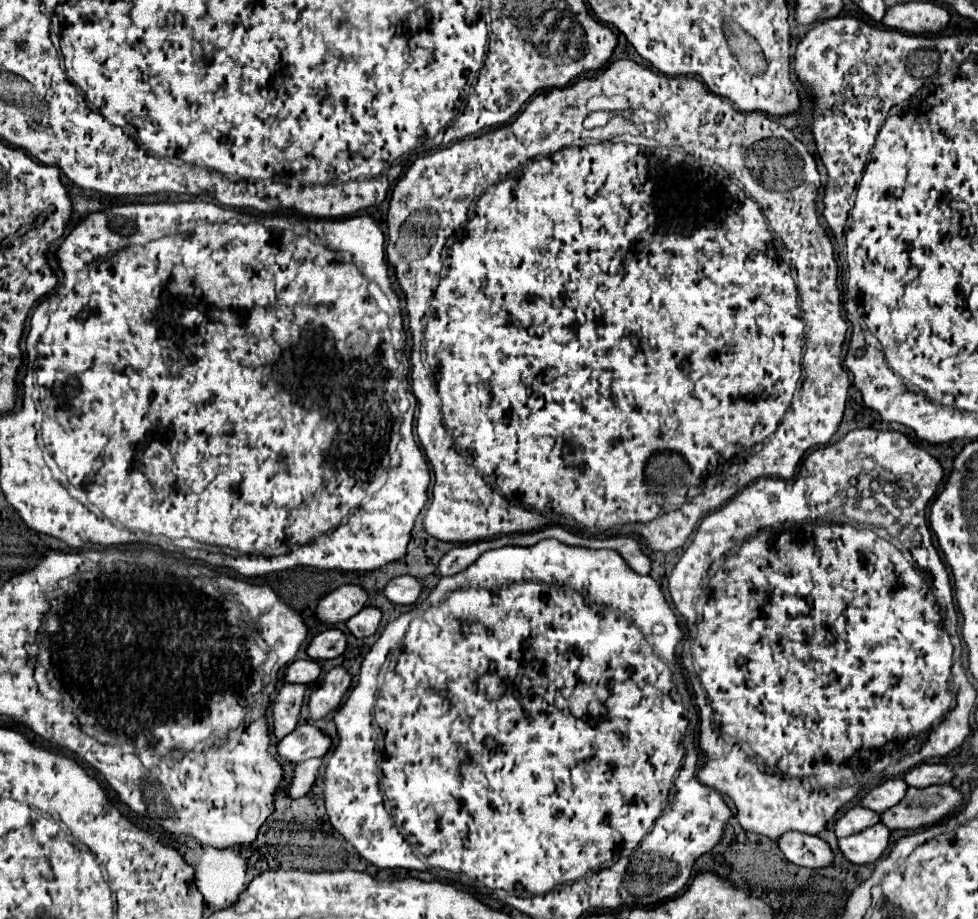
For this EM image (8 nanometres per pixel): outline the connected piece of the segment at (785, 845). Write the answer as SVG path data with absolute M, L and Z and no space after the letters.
M786 832L778 840L780 850L784 852L786 860L794 862L796 866L804 868L826 868L834 864L834 852L818 836L802 834L802 832Z

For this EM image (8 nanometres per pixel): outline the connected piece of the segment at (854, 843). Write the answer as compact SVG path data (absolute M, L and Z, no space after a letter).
M876 824L872 828L866 828L864 832L842 838L838 844L850 862L872 864L884 856L888 842L890 842L890 836L892 836L892 832L888 826Z

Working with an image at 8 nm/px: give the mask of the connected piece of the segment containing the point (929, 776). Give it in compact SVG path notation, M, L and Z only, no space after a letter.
M920 764L908 770L904 776L906 784L916 786L916 788L926 788L932 784L946 784L946 782L952 782L952 778L954 778L954 772L946 764Z

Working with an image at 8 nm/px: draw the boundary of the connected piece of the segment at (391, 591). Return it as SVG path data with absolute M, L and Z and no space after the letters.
M398 576L390 580L390 584L384 588L384 594L394 604L414 604L422 590L424 590L422 578Z

